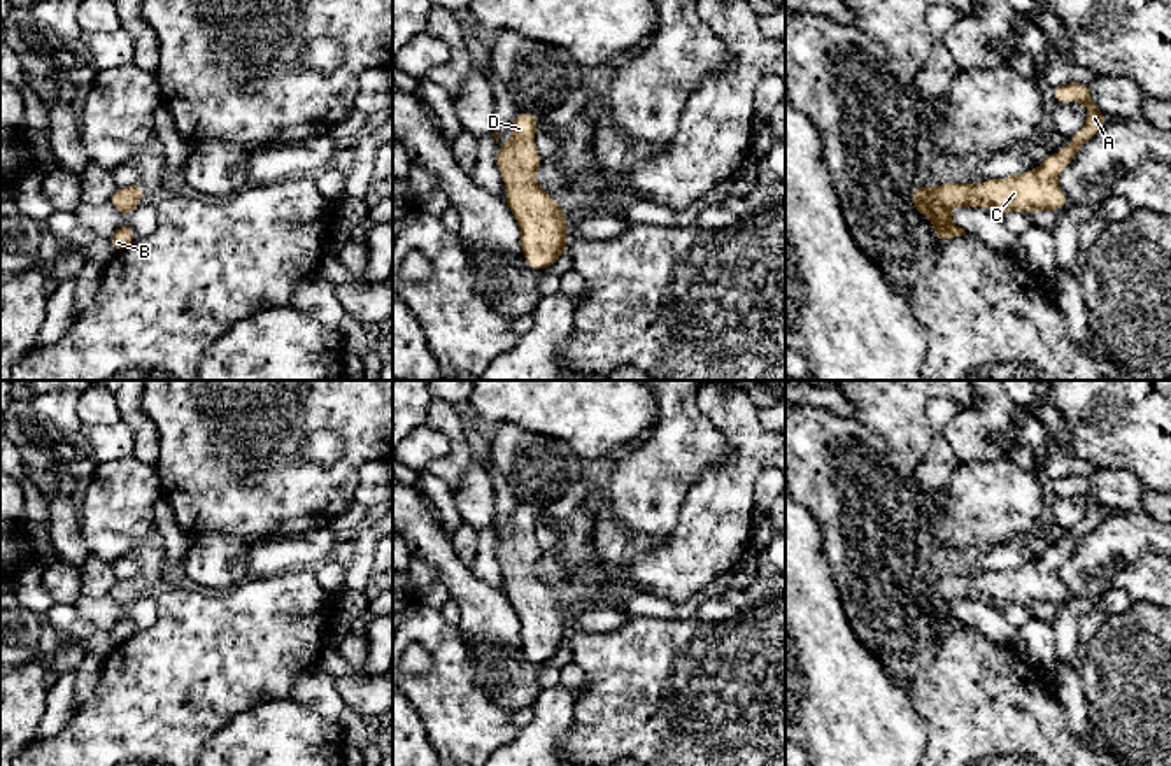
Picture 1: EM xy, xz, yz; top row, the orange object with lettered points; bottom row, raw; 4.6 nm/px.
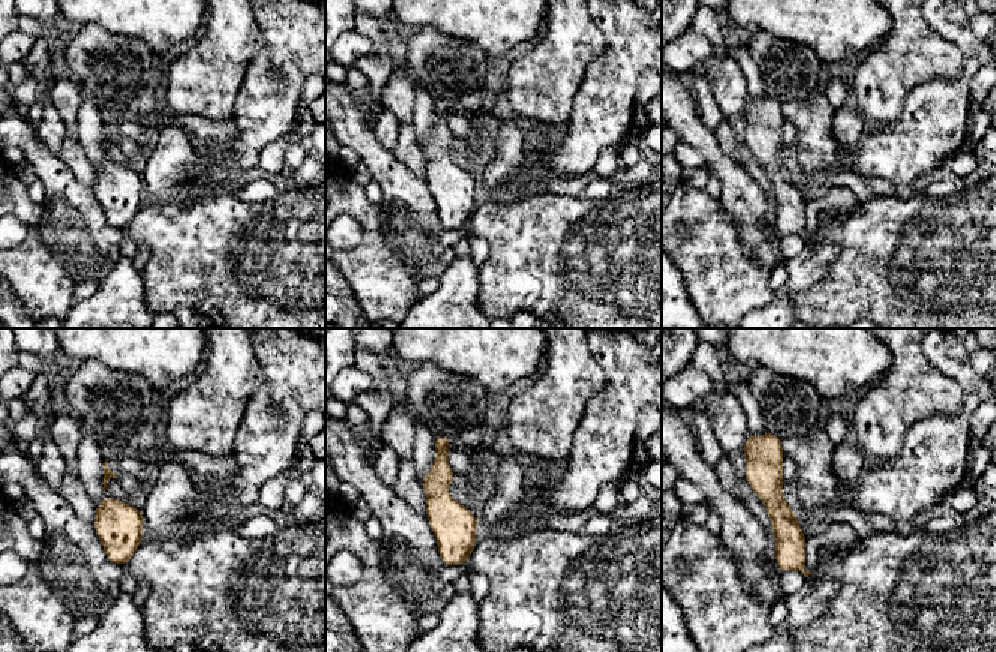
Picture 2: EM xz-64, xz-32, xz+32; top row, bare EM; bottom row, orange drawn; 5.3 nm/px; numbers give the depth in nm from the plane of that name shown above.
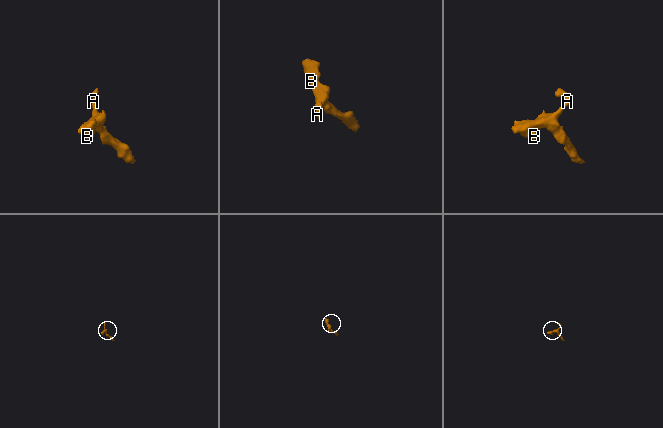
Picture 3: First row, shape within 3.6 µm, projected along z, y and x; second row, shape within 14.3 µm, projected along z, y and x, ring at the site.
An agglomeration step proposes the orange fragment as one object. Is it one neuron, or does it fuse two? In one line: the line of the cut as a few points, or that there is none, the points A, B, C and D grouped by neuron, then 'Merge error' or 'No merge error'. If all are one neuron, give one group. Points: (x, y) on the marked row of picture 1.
No split. Groups: A B C D. No merge error

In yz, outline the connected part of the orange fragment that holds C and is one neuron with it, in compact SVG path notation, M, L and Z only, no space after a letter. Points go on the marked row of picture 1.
M1066 82L1052 88L1057 103L1078 102L1087 105L1087 123L1076 131L1068 145L1043 160L1040 168L1024 174L982 181L976 186L962 182L936 184L933 189L913 186L912 202L917 214L927 216L933 223L933 237L952 240L966 235L950 219L952 207L985 207L1001 216L1010 210L1020 210L1031 216L1033 210L1066 210L1069 205L1066 195L1057 184L1061 170L1069 165L1078 149L1096 137L1104 126L1104 112L1094 105L1089 84Z

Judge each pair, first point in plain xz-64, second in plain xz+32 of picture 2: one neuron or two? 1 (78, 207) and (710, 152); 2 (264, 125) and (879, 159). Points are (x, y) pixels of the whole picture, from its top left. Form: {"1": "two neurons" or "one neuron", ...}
{"1": "one neuron", "2": "one neuron"}

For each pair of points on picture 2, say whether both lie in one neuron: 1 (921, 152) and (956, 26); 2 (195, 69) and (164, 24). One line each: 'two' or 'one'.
1: one
2: two

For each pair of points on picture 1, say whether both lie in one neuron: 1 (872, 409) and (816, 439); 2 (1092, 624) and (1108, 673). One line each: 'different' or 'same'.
1: different
2: different

